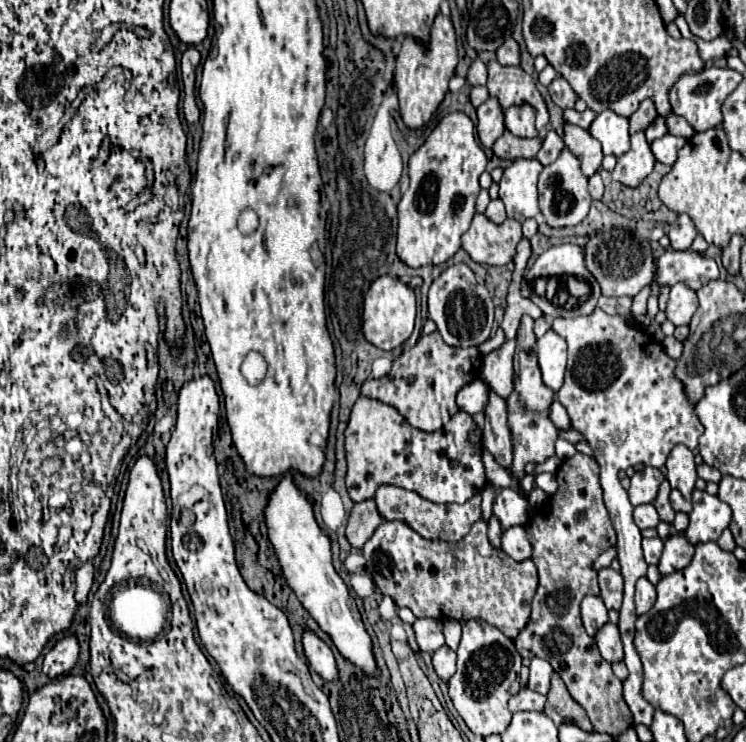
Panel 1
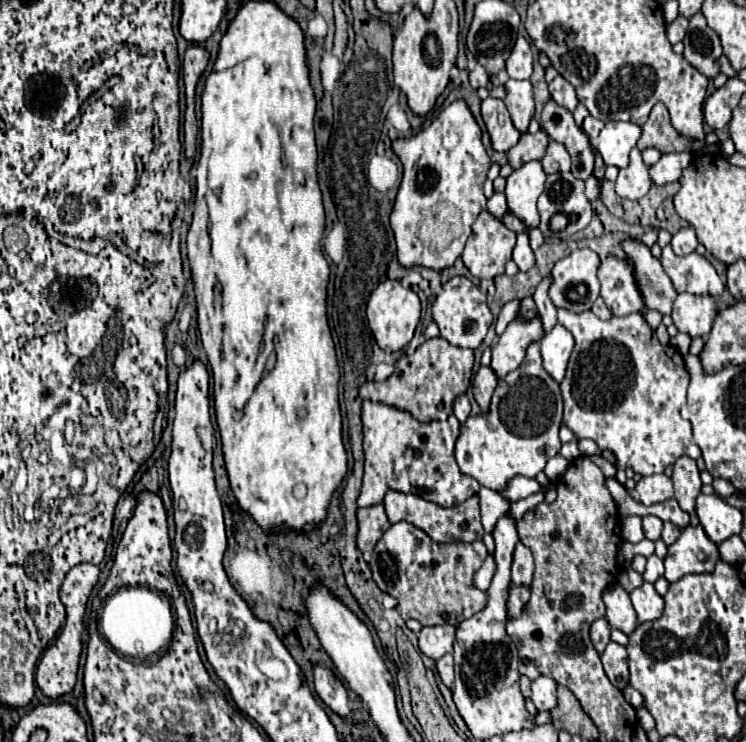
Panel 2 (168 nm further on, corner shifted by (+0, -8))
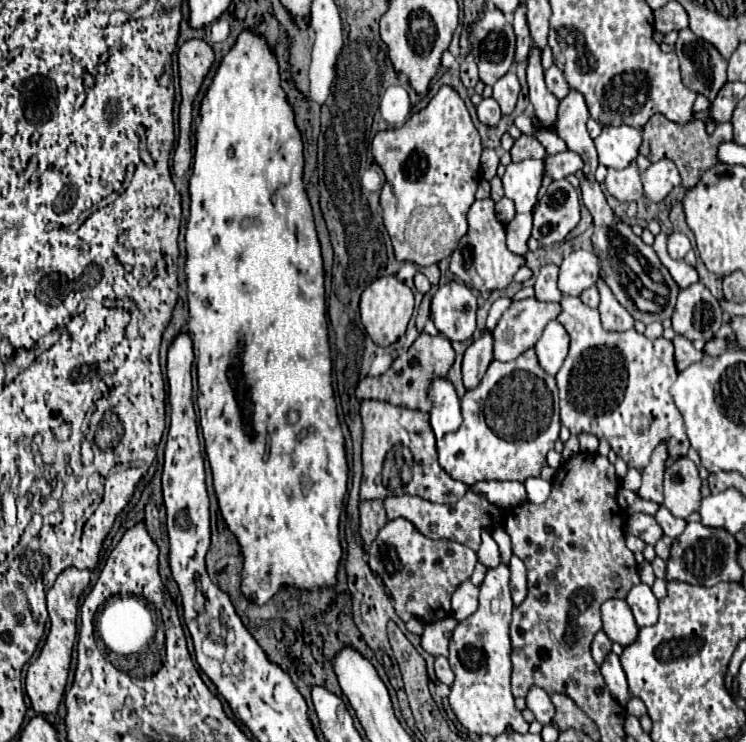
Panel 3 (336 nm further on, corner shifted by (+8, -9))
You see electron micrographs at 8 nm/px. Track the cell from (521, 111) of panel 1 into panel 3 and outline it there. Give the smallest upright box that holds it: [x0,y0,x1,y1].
[492,70,520,114]

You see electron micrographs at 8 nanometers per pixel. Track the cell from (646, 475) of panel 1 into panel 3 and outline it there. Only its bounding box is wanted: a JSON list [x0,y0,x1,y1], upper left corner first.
[638,442,668,504]

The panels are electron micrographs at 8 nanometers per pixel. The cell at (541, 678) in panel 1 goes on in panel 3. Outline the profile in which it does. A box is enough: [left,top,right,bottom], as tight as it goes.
[526,686,554,724]

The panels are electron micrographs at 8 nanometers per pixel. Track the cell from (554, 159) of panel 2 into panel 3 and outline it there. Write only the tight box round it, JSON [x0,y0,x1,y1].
[542,150,584,188]

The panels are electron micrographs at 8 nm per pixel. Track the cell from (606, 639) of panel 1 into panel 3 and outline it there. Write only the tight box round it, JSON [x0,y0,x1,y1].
[600,652,632,706]

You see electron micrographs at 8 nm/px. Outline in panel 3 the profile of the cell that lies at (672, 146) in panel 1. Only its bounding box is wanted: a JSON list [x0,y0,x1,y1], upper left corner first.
[640,160,680,202]

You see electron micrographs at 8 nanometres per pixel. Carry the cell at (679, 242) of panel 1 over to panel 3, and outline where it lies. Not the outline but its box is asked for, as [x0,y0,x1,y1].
[668,232,690,258]

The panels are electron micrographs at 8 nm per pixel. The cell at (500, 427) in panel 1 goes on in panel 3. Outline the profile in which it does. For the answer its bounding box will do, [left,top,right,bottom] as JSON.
[462,330,492,388]

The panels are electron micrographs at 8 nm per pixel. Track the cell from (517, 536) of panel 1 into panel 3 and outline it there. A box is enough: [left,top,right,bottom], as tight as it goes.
[510,556,528,606]

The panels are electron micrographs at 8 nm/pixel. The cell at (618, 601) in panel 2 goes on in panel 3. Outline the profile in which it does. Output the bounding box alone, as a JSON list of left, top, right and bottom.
[602,598,638,646]

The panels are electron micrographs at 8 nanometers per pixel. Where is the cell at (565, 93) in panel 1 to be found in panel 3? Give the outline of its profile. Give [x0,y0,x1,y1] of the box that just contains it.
[546,64,570,100]

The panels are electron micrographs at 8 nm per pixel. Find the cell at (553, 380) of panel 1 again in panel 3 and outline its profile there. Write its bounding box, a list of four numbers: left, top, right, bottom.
[536,320,568,376]

